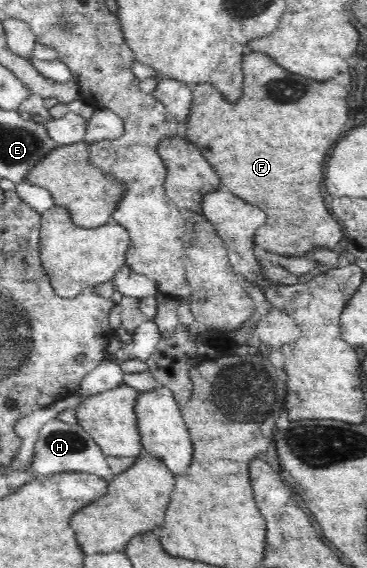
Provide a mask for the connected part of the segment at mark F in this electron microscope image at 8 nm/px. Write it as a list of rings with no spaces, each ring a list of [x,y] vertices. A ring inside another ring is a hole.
[[[250,53],[242,61],[244,65],[244,87],[238,103],[226,103],[222,92],[211,83],[197,84],[192,90],[191,110],[183,133],[201,154],[212,163],[222,185],[234,195],[262,207],[268,213],[268,223],[255,233],[255,243],[267,253],[286,257],[304,256],[314,247],[341,248],[346,233],[328,207],[320,191],[322,185],[322,163],[330,147],[340,139],[344,125],[348,121],[348,93],[350,93],[350,75],[338,73],[326,83],[306,79],[302,75],[292,75],[286,69],[280,69],[270,57],[262,53]]]

